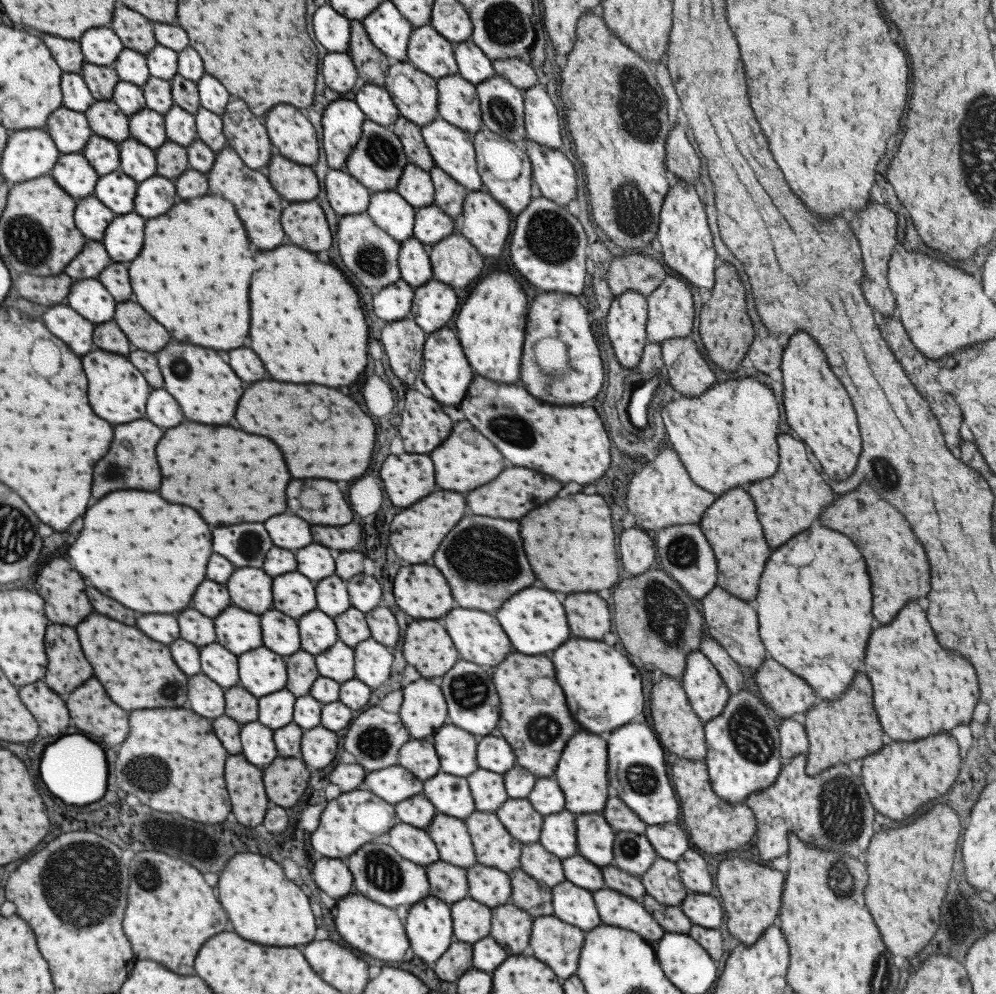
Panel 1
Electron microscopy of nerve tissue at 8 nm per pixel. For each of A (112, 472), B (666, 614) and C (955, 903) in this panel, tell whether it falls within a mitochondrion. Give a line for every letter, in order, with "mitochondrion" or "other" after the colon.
A: mitochondrion
B: mitochondrion
C: mitochondrion

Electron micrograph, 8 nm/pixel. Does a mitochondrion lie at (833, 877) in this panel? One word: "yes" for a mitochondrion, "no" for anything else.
yes

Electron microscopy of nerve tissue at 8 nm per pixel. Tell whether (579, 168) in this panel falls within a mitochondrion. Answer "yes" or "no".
no

